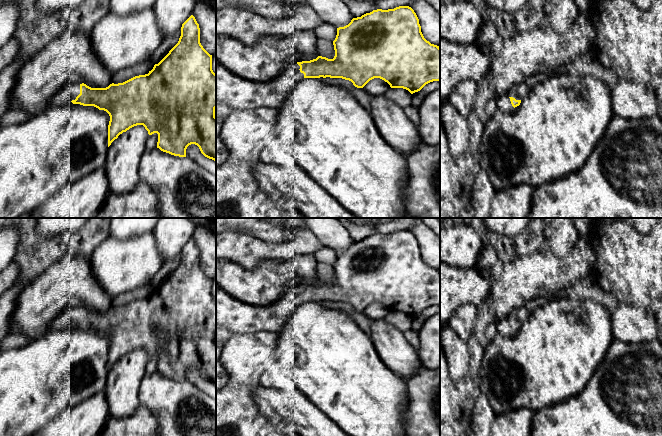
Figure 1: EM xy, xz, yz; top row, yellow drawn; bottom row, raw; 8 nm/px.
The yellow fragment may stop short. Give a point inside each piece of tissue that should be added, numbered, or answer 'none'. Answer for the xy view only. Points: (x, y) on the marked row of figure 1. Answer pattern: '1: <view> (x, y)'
1: xy (71, 91)

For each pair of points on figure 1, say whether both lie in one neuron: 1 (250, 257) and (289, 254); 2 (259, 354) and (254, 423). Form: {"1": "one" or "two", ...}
{"1": "one", "2": "one"}

